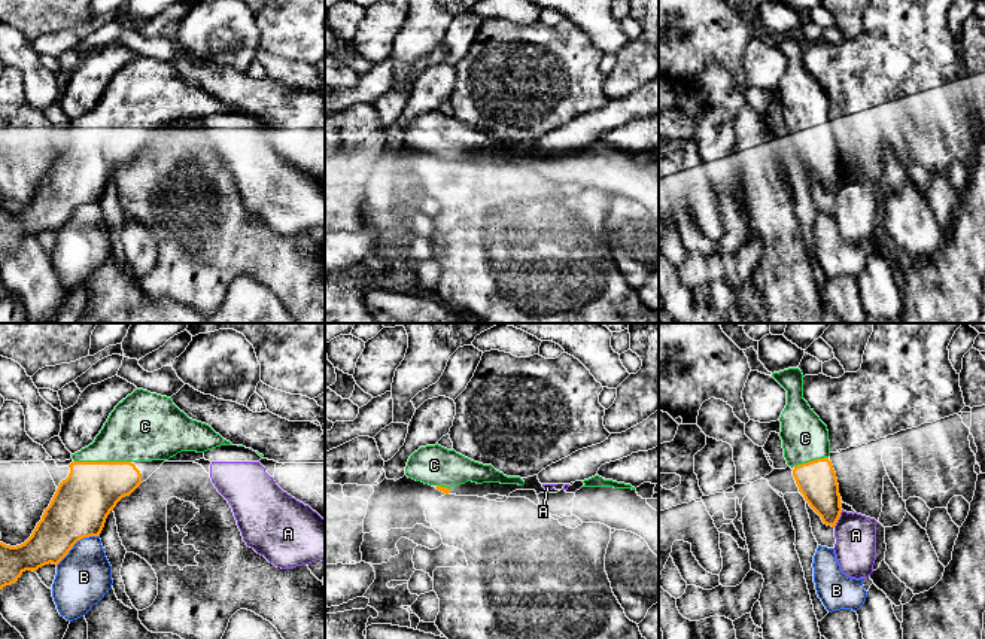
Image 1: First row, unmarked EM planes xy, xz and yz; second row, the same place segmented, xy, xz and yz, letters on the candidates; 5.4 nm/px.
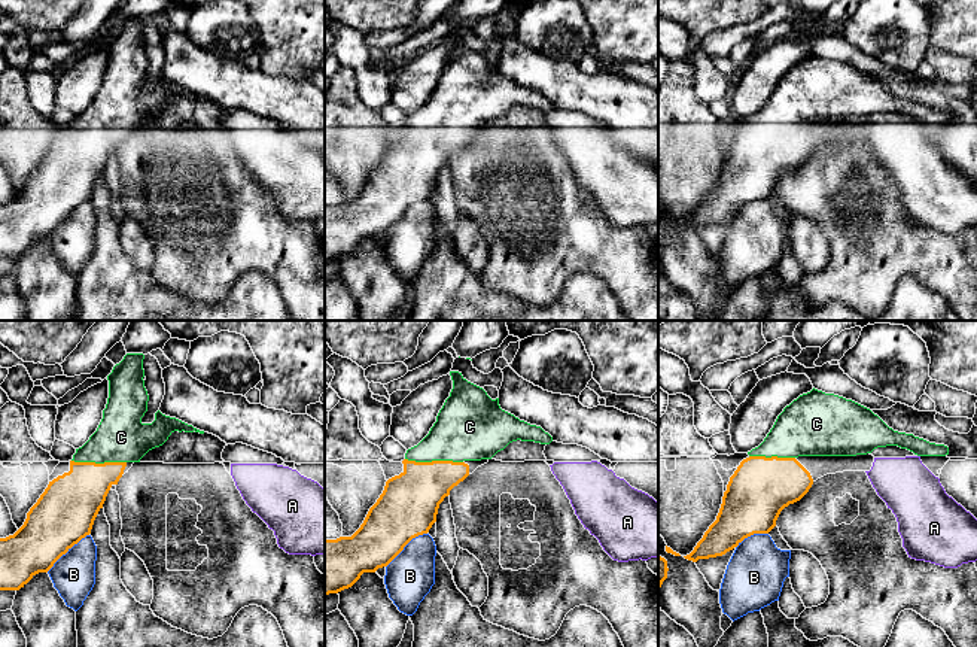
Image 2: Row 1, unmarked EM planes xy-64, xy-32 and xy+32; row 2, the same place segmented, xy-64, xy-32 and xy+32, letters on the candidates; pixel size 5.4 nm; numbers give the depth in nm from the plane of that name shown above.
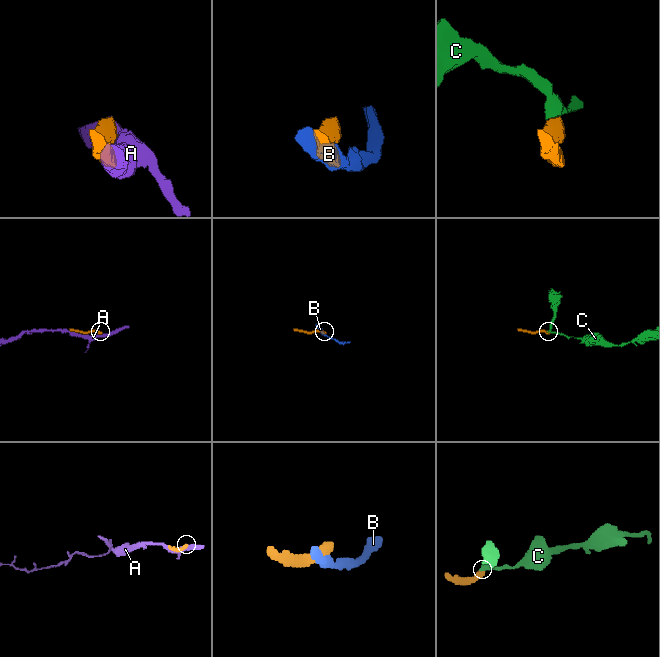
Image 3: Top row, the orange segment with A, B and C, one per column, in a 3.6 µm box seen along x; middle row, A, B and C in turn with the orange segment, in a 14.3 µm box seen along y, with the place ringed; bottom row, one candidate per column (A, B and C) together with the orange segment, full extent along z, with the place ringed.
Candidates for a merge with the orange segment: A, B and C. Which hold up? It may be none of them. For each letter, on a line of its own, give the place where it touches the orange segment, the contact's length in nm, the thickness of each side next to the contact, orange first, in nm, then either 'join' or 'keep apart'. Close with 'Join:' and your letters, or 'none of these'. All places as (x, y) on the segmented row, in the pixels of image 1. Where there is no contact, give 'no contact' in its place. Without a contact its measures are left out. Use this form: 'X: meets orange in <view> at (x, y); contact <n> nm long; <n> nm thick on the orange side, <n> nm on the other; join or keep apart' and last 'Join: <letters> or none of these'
A: meets orange in yz at (838, 519); contact 110 nm long; 220 nm thick on the orange side, 220 nm on the other; keep apart
B: meets orange in xy at (76, 541); contact 280 nm long; 300 nm thick on the orange side, 300 nm on the other; keep apart
C: meets orange in xy at (103, 462); contact 300 nm long; 300 nm thick on the orange side, 340 nm on the other; join
Join: C

